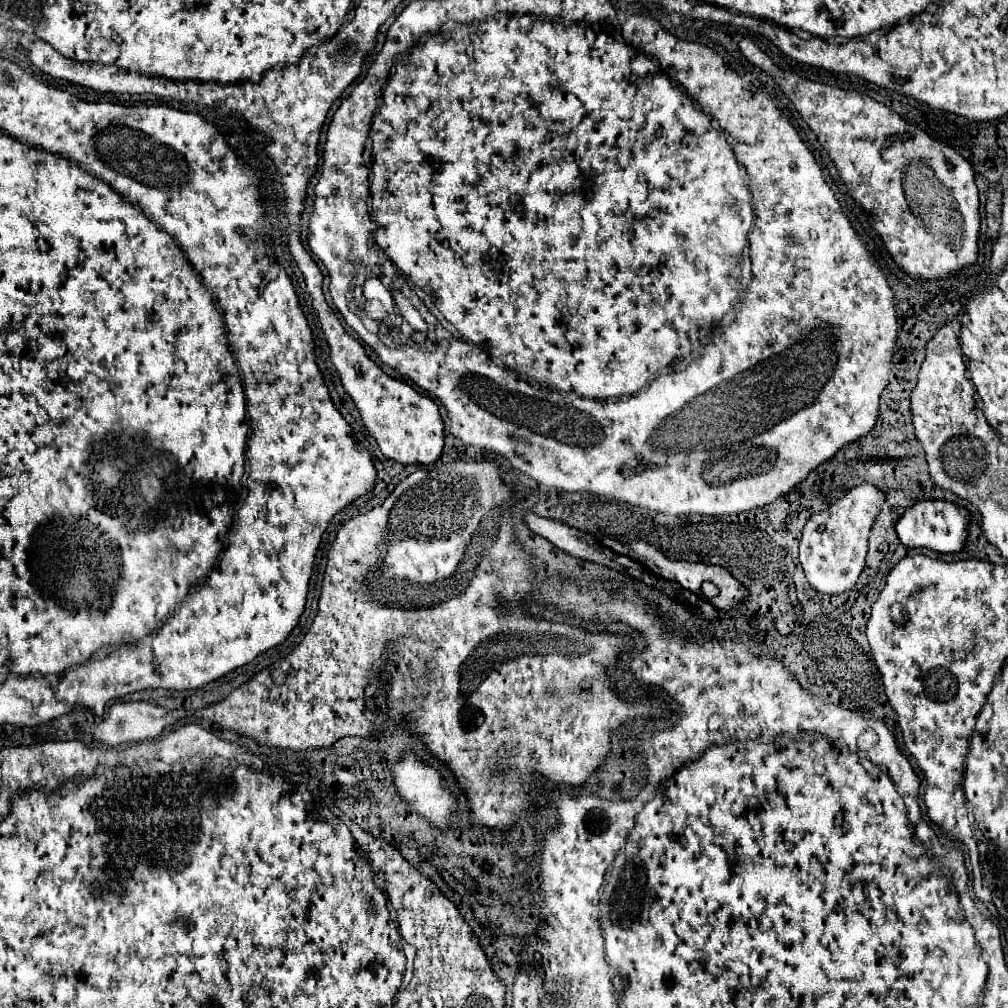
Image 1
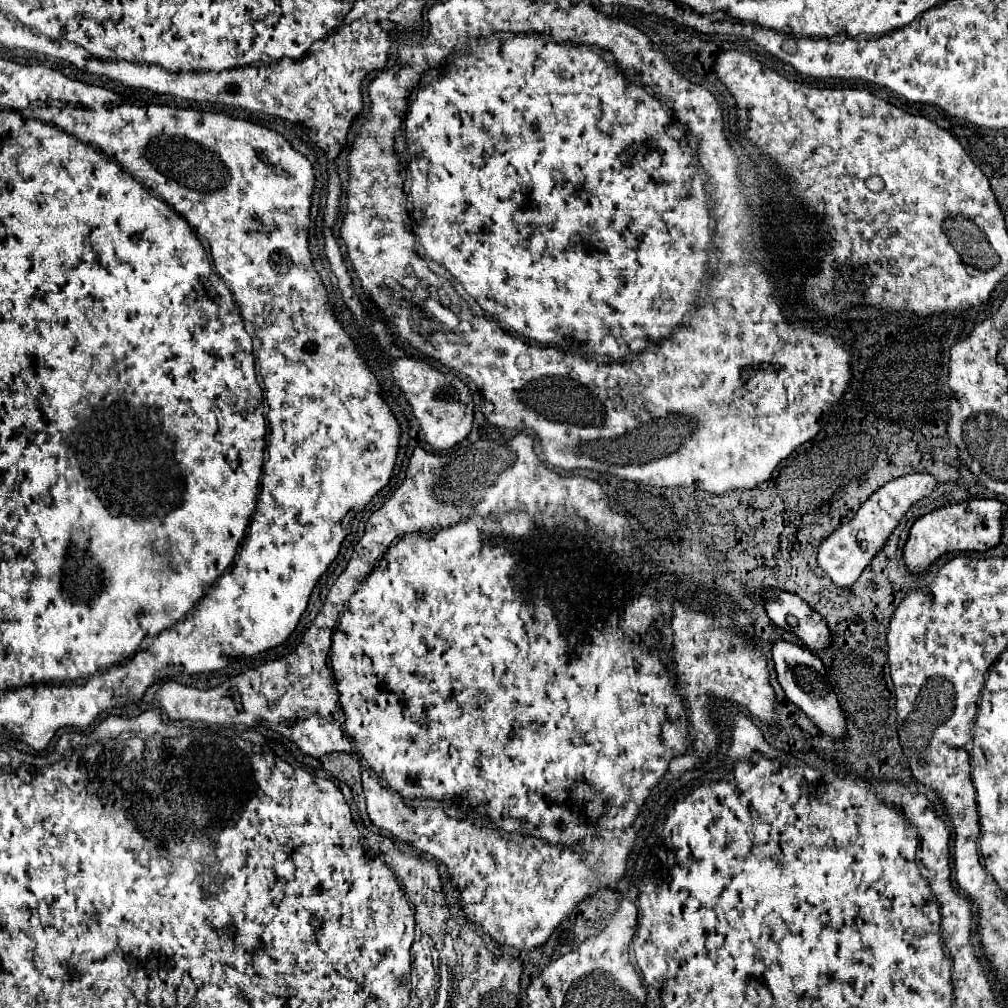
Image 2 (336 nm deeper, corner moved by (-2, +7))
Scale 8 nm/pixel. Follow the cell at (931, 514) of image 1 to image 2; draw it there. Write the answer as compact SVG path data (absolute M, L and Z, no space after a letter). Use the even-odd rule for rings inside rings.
M969 500L951 506L943 506L921 516L913 526L909 540L905 544L905 566L913 574L925 574L933 562L937 562L947 552L985 552L1001 542L1001 520L1007 514L1007 506L999 500Z

